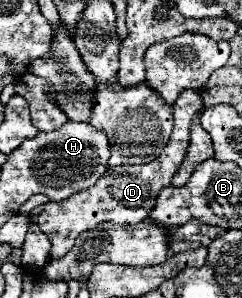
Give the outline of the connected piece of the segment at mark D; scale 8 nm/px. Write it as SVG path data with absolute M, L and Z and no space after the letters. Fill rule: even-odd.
M184 91L178 97L178 103L172 105L172 109L174 109L176 125L172 129L168 145L164 147L160 157L156 157L152 163L128 165L128 171L122 171L122 173L108 171L90 189L80 191L64 201L48 201L48 203L42 203L36 209L32 209L30 221L36 223L40 227L40 231L46 233L46 237L52 241L52 251L50 251L52 259L66 255L70 251L70 247L74 245L74 239L82 231L94 229L102 221L112 221L112 223L120 223L120 225L122 223L134 225L134 223L140 223L150 217L150 211L156 205L156 197L158 197L160 189L164 189L172 183L174 173L178 171L178 167L182 165L182 159L186 157L188 145L190 145L188 137L190 137L192 121L204 109L202 97L198 95L198 91Z

